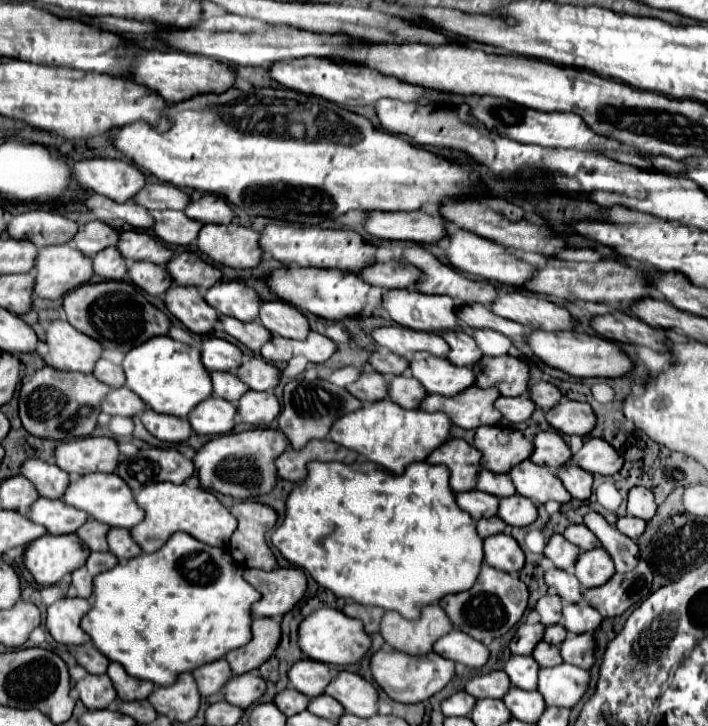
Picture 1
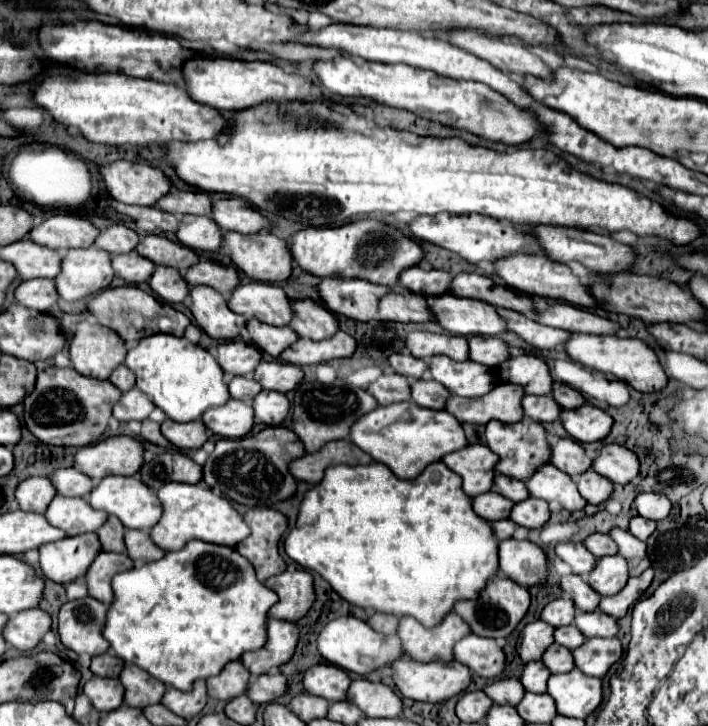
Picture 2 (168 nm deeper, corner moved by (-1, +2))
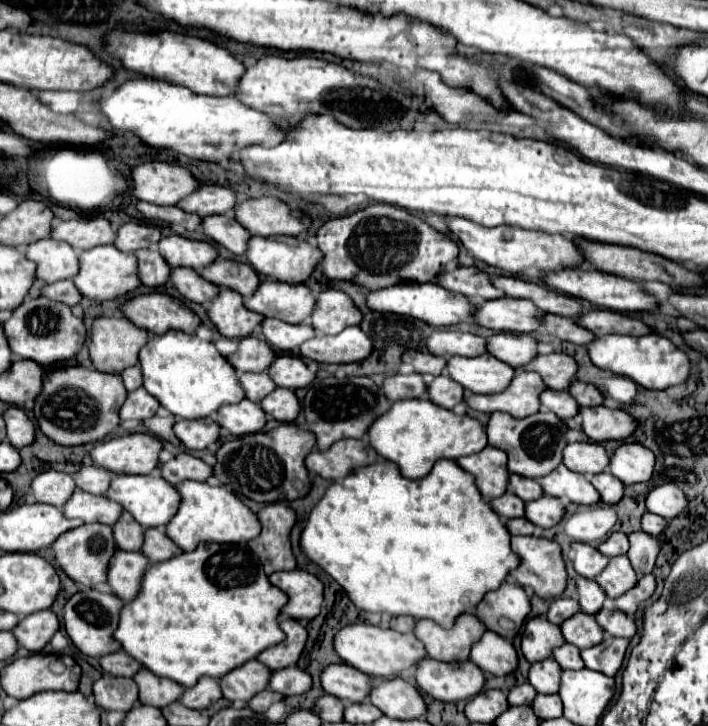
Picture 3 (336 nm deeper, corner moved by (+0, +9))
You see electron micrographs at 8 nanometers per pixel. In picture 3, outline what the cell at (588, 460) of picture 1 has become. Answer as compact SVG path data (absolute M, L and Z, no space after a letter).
M620 444L610 460L610 472L620 478L626 486L648 482L654 470L654 454L650 448L640 444Z

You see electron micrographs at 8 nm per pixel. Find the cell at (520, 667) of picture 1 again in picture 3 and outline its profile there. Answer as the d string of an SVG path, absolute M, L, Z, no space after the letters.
M548 658L532 664L528 682L538 694L556 694L560 688L560 672L562 668L558 666L558 662L554 658Z

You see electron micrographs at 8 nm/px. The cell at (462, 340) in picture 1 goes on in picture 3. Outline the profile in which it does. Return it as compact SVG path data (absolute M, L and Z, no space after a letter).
M500 332L488 338L488 352L498 360L510 364L512 368L524 368L528 360L532 360L538 340L532 334L514 334L514 332Z

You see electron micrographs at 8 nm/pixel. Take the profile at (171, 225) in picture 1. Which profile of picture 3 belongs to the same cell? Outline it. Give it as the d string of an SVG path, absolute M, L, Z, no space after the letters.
M232 212L206 216L202 220L202 230L208 238L222 244L230 252L242 256L248 250L248 230L234 218Z

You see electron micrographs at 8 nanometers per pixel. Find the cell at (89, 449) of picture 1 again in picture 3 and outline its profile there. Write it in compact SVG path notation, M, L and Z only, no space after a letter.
M126 434L96 444L90 456L96 466L102 466L114 474L150 474L158 466L160 450L162 450L162 442L150 434Z

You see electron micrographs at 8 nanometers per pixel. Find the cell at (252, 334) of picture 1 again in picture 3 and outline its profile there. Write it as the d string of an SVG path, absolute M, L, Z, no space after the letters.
M266 318L262 322L262 334L266 342L270 342L278 350L290 350L296 352L304 340L310 340L316 336L314 328L310 324L286 324L274 318Z

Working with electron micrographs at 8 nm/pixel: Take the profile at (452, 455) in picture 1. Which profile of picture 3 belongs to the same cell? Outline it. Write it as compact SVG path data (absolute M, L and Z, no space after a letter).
M486 446L482 452L458 460L458 464L476 478L476 486L486 502L492 502L494 498L502 496L504 490L508 490L510 472L506 462L506 452L494 446Z

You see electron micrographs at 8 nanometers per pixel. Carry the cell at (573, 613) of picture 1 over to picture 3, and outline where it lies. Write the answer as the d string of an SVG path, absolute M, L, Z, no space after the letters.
M602 608L594 618L612 636L634 638L634 634L636 634L636 622L634 622L634 618L628 616L628 614L624 614L624 612L620 612L620 610Z

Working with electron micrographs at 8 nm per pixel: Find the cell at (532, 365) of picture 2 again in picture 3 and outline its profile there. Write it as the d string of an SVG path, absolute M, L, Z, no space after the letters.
M548 354L548 356L536 356L524 370L538 372L546 386L552 390L568 390L568 384L576 380L578 364L568 354Z

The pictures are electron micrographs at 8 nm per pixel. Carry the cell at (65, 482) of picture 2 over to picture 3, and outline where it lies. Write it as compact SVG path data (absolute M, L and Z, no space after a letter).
M86 466L80 472L74 474L76 486L90 494L104 494L108 490L108 484L112 482L112 472L106 472L100 466Z

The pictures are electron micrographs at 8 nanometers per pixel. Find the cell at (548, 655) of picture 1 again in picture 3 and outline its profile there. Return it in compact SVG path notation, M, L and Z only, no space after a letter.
M564 644L564 646L556 648L554 650L554 660L562 666L562 670L580 670L580 668L584 668L580 650L572 644Z

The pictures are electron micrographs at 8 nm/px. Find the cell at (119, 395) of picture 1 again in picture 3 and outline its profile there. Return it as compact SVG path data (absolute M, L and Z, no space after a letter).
M138 388L136 392L128 394L128 400L120 408L120 418L122 420L148 420L156 414L160 402L150 396L144 388Z

